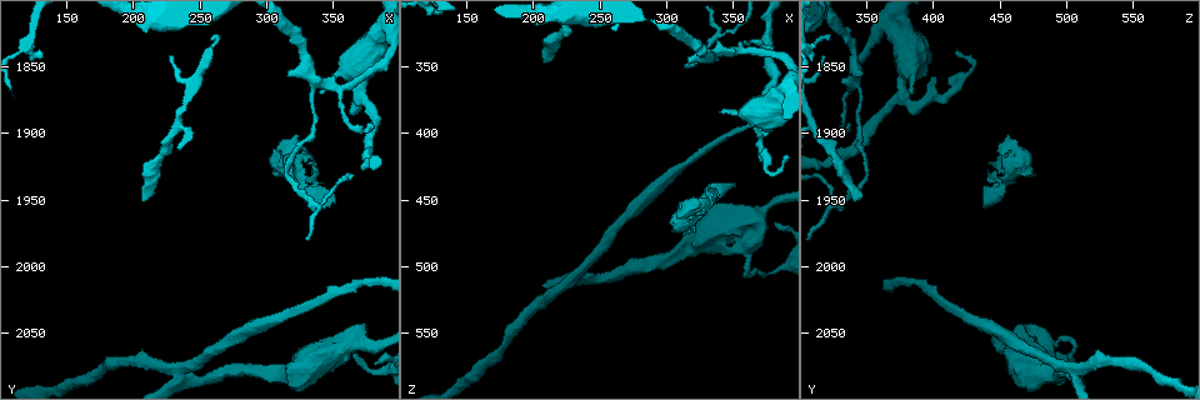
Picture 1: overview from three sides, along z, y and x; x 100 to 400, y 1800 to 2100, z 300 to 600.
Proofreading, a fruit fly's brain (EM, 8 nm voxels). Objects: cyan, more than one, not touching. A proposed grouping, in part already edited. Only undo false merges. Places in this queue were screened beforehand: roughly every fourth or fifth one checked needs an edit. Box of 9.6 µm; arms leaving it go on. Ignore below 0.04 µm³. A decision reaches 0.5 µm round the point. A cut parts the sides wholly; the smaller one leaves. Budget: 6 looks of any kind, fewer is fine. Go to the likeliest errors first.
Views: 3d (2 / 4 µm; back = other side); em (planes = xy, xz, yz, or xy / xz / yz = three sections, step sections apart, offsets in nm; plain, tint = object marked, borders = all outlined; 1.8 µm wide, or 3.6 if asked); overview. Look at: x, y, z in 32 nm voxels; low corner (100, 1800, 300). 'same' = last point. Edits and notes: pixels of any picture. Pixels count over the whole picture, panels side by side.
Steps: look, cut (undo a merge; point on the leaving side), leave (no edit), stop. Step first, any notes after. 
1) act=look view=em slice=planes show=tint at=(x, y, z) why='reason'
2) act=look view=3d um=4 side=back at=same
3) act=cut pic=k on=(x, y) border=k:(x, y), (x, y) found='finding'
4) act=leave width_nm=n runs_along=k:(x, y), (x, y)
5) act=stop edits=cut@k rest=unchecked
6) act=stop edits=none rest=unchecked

act=look view=em slice=planes show=tint at=(370, 1872, 376) why='thick turns thin'

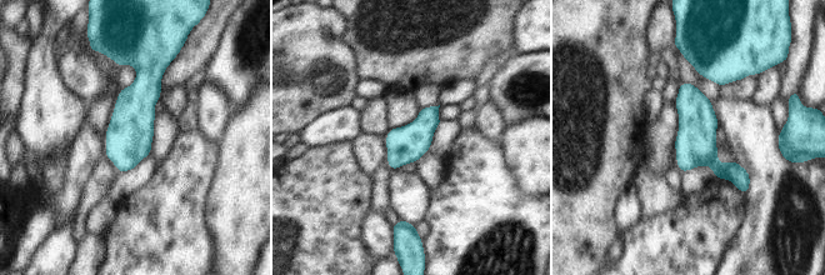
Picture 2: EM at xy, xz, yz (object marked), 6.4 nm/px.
act=leave runs_along=2:(685, 85), (696, 145), (745, 188) found='all the same neuron'

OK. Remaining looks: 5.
act=look view=3d um=4 at=(338, 1952, 326) why='sharp bend'

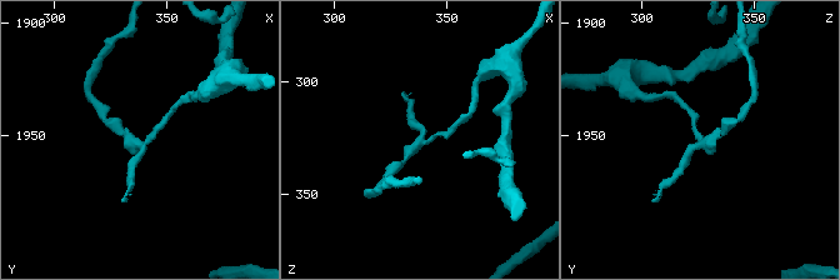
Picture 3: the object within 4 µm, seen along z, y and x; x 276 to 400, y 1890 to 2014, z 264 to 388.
act=look view=em slice=yz step=8 show=tint at=(338, 1953, 328)

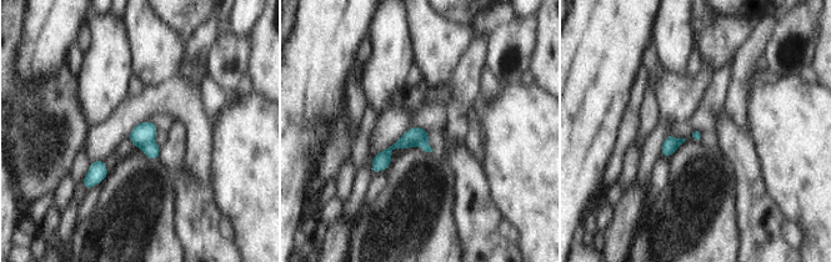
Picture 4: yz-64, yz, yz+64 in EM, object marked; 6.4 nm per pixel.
act=look view=em slice=planes show=borders at=same why='cut it another way'

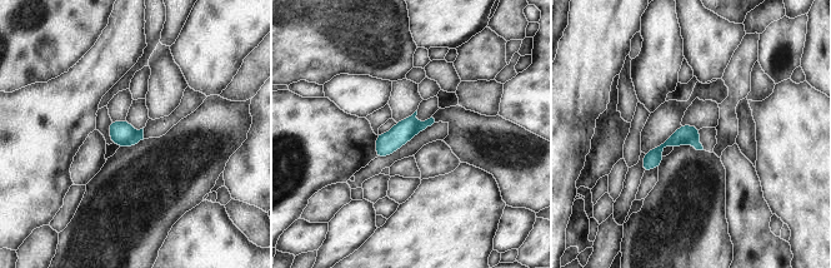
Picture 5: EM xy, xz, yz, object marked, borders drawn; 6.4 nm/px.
act=cut pic=5 on=(139, 133) border=5:(136, 130), (136, 137), (125, 145) found='a second neuron is stuck on'

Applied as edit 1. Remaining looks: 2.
act=look view=3d um=4 at=(362, 2052, 498) why='sharp bend'

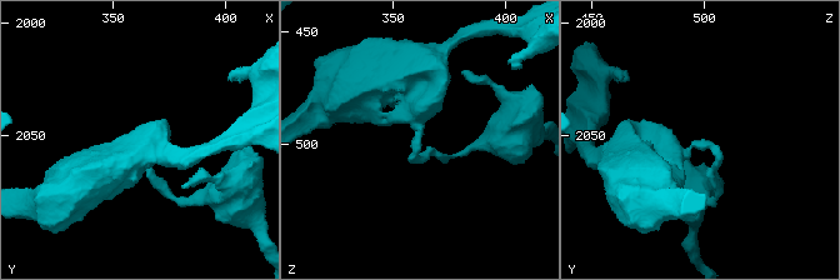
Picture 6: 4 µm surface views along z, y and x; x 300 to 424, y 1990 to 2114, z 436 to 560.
act=look view=em slice=planes show=borders at=(361, 2055, 497) why='now the EM'

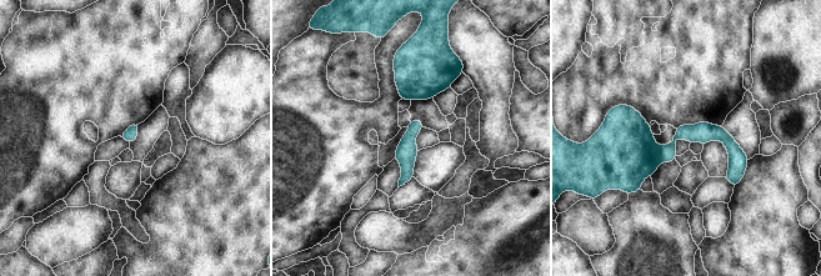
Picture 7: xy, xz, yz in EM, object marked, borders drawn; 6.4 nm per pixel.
act=cut pic=7 on=(690, 133) width_nm=90 border=7:(659, 146), (661, 161) found='a second neuron is stuck on'

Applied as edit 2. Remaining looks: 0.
act=stop edits=cut@5,cut@7 rest=unchecked

